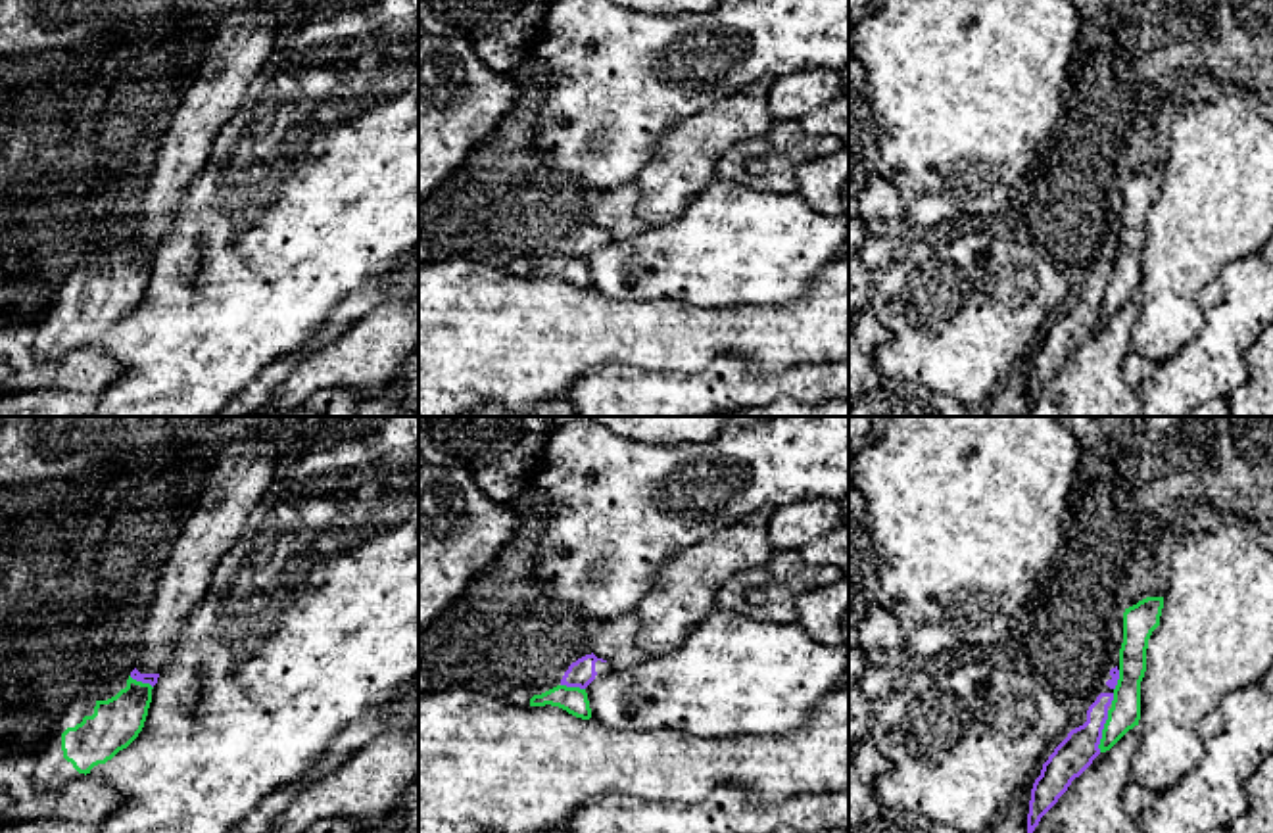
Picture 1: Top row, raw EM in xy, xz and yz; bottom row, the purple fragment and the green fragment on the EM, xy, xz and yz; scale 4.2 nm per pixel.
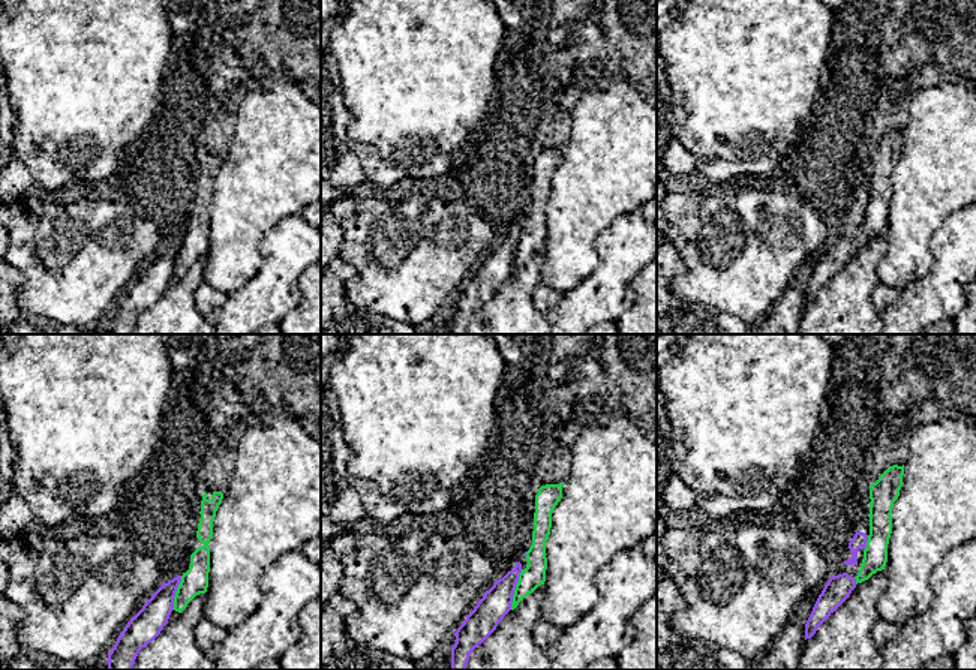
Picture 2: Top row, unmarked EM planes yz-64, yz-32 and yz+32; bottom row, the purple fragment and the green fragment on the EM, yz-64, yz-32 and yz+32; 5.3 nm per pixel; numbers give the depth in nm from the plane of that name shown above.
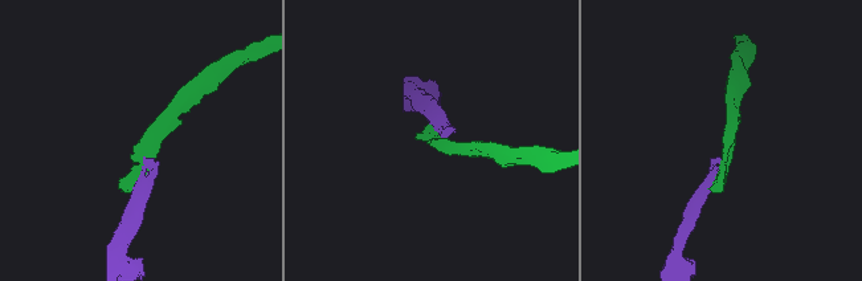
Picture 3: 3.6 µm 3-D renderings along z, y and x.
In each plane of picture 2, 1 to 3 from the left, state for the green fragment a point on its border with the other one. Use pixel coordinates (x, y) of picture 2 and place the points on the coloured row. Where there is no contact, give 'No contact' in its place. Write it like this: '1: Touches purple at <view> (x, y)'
1: Touches purple at yz-64 (176, 591)
2: Touches purple at yz-32 (514, 588)
3: Touches purple at yz+32 (865, 543)

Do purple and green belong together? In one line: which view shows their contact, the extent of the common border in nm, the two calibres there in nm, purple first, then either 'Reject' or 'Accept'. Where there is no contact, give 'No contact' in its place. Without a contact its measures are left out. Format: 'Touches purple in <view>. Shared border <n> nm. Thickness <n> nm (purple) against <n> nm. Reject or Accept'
Touches purple in yz. Shared border 180 nm. Thickness 160 nm (purple) against 130 nm. Reject

